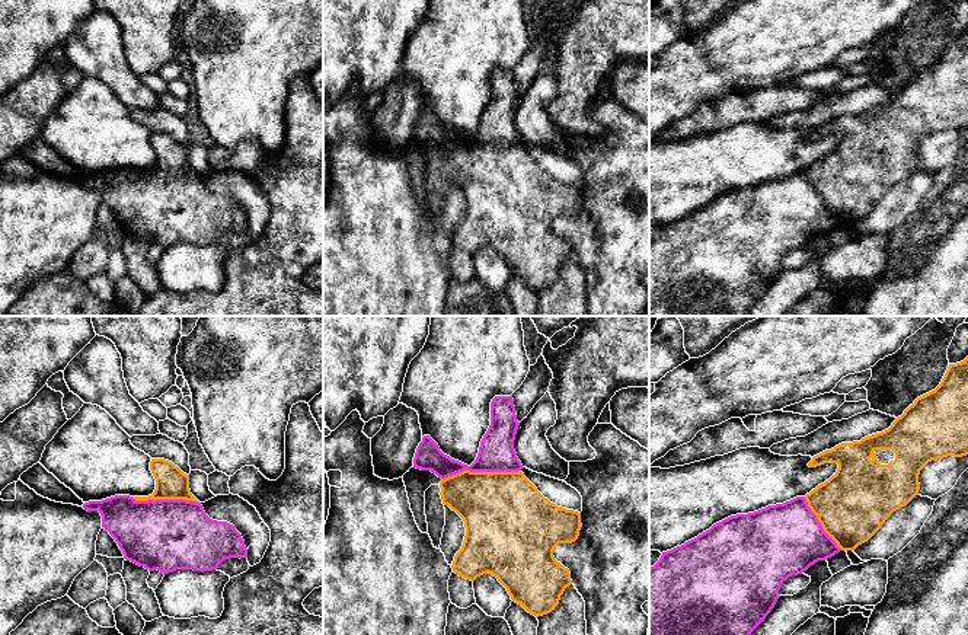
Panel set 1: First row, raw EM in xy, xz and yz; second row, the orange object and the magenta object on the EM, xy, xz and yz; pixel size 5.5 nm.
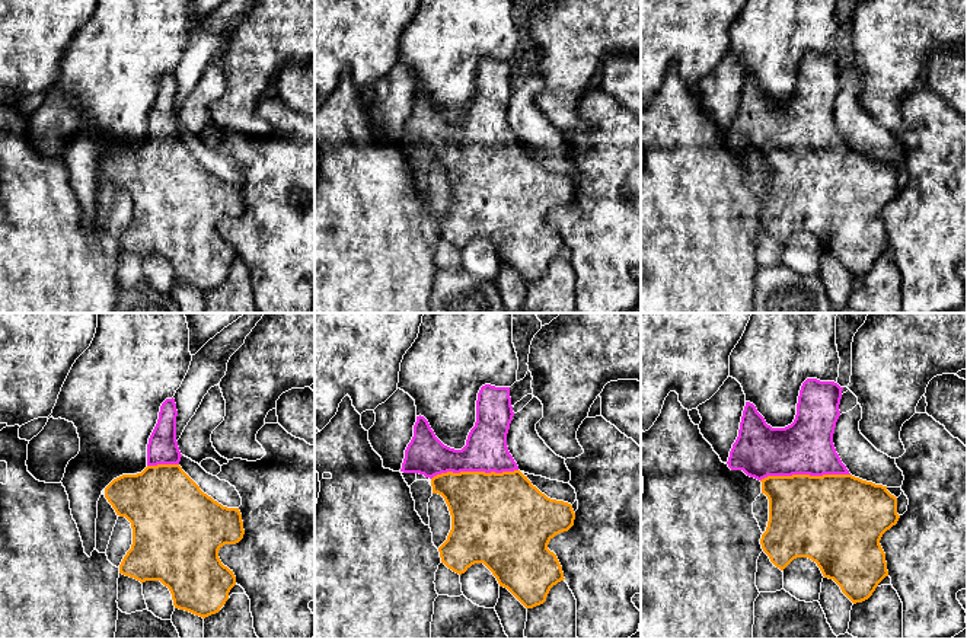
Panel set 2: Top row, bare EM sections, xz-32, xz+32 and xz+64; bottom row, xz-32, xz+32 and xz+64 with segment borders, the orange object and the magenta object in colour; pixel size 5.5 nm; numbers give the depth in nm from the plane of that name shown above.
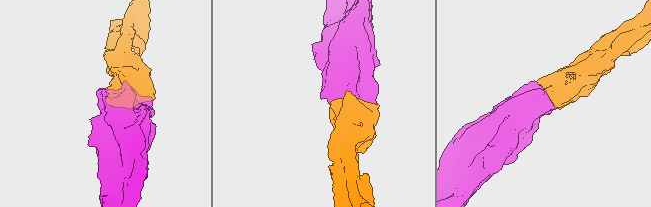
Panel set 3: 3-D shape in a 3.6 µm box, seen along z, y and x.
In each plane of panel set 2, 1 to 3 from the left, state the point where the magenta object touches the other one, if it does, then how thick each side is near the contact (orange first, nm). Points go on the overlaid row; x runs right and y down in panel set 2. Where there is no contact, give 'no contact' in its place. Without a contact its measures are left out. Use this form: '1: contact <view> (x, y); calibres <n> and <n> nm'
1: contact xz-32 (162, 465); calibres 420 and 170 nm
2: contact xz+32 (474, 472); calibres 440 and 240 nm
3: contact xz+64 (804, 475); calibres 460 and 300 nm

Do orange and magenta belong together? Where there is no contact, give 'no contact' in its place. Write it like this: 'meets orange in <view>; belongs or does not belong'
meets orange in xz; belongs

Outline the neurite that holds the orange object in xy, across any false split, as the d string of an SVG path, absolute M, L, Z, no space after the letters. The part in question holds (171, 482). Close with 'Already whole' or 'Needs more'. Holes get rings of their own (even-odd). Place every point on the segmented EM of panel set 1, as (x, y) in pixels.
M151 459L150 470L156 479L151 495L115 495L83 504L84 510L100 513L102 527L115 539L127 561L169 574L176 569L213 571L224 559L247 558L245 540L234 526L210 518L191 494L189 475L164 459Z. Needs more

